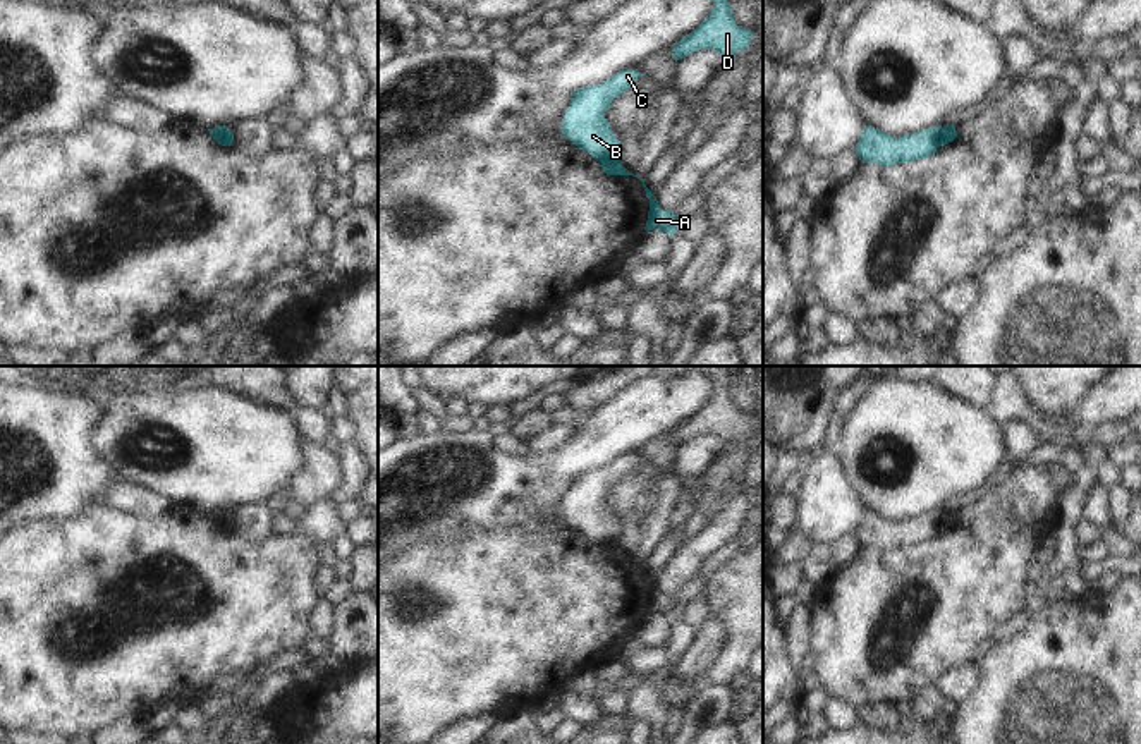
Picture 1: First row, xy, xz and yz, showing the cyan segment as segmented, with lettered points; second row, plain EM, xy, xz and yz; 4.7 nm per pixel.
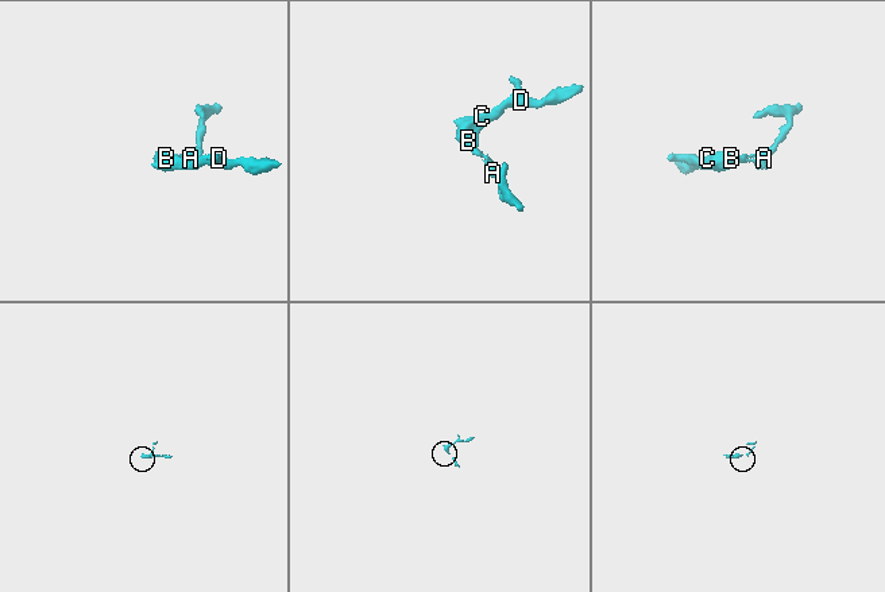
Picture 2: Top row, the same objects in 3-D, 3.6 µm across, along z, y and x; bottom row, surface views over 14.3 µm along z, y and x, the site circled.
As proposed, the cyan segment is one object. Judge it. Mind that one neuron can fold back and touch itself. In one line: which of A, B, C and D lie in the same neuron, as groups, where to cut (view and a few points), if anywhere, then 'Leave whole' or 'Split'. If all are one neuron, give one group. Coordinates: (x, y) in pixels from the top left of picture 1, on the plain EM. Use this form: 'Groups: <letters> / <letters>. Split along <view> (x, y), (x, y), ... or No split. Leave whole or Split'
Groups: A / B C D. Split along yz (944, 512), (937, 531). Split.

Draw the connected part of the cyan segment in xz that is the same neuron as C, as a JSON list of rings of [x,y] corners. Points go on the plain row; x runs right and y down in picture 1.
[[[625,454],[603,467],[574,476],[562,505],[562,521],[598,546],[615,541],[620,526],[612,517],[605,497],[639,460],[639,454]]]

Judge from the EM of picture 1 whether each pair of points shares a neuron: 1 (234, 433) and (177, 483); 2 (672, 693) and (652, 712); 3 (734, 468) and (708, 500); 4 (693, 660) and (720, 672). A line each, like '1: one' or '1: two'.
1: one
2: two
3: one
4: two

